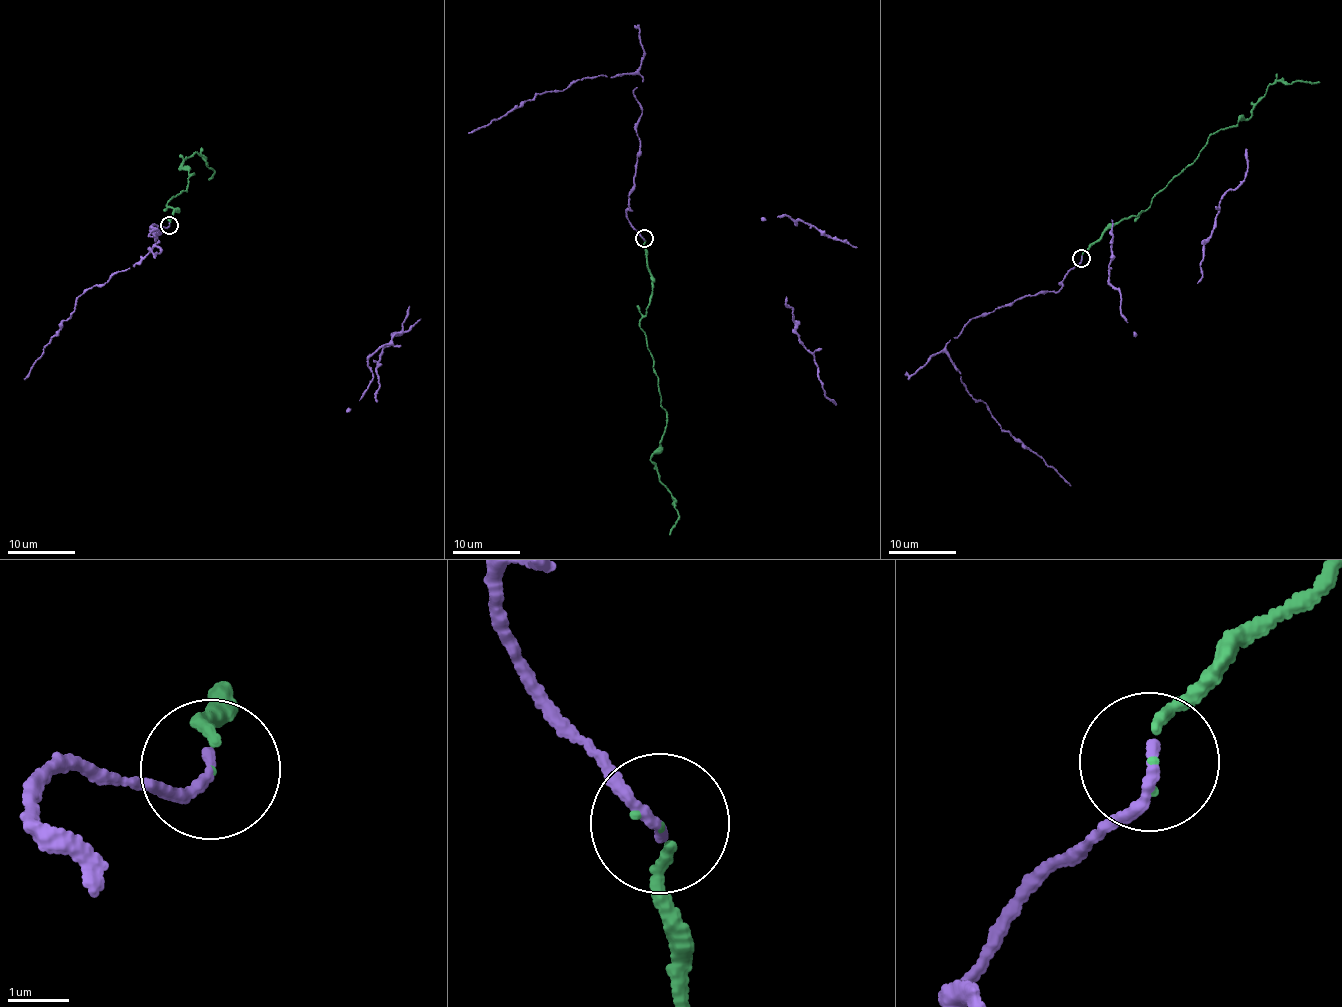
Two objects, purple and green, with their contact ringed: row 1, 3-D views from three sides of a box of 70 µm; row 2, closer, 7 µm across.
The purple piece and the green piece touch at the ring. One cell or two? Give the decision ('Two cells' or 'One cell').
One cell

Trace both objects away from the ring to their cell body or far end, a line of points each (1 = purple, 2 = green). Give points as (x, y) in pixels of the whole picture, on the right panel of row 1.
1: (1082, 257), (1057, 291), (1021, 297), (971, 318), (946, 347), (975, 401), (985, 403), (1003, 429), (1071, 485)
2: (1082, 257), (1108, 228), (1148, 208), (1218, 131), (1249, 118), (1269, 84), (1320, 81)

